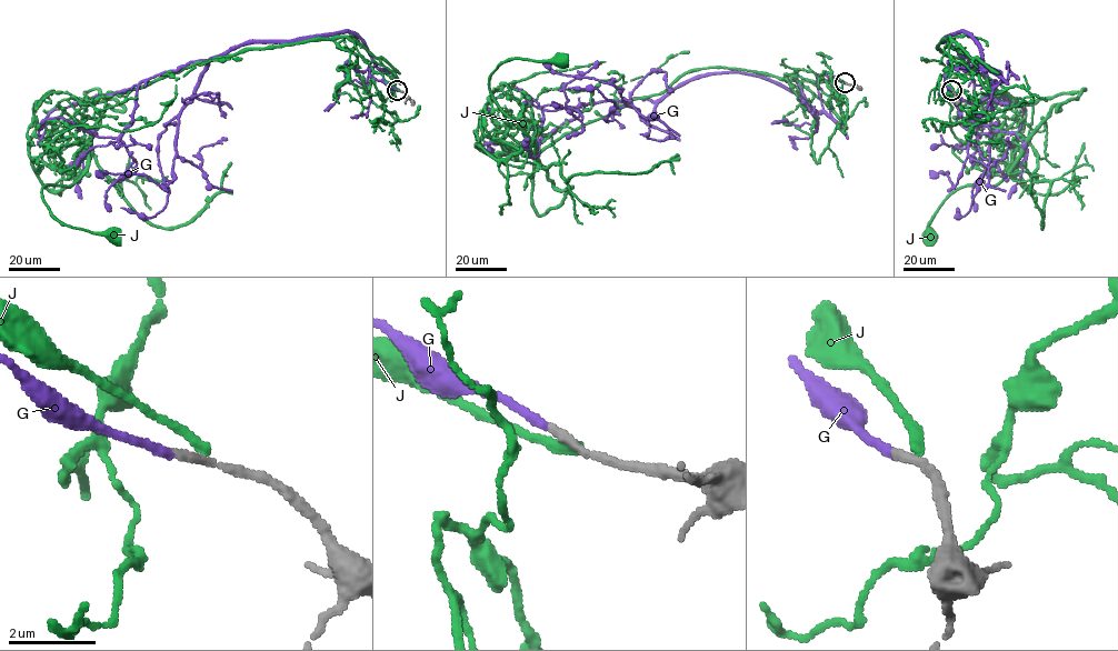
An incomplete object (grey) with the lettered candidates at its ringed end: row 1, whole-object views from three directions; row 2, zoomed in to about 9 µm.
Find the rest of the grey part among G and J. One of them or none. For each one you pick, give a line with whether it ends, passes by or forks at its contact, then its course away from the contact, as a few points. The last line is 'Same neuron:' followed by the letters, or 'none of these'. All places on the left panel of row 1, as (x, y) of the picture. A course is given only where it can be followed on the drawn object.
G: it ends there; it runs (397, 90), (370, 73), (366, 44), (348, 32), (246, 41), (205, 68), (178, 118), (166, 186), (100, 174)
Same neuron: G

